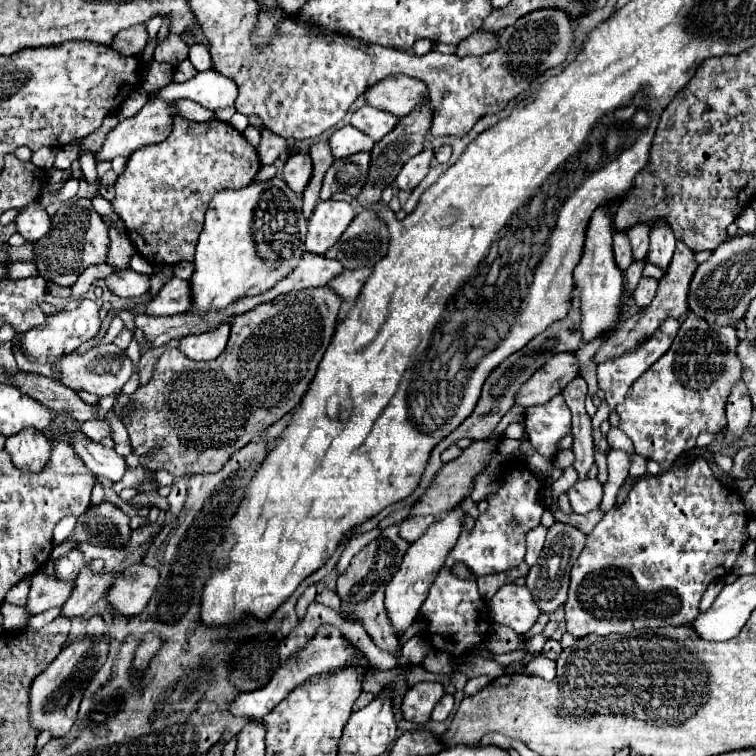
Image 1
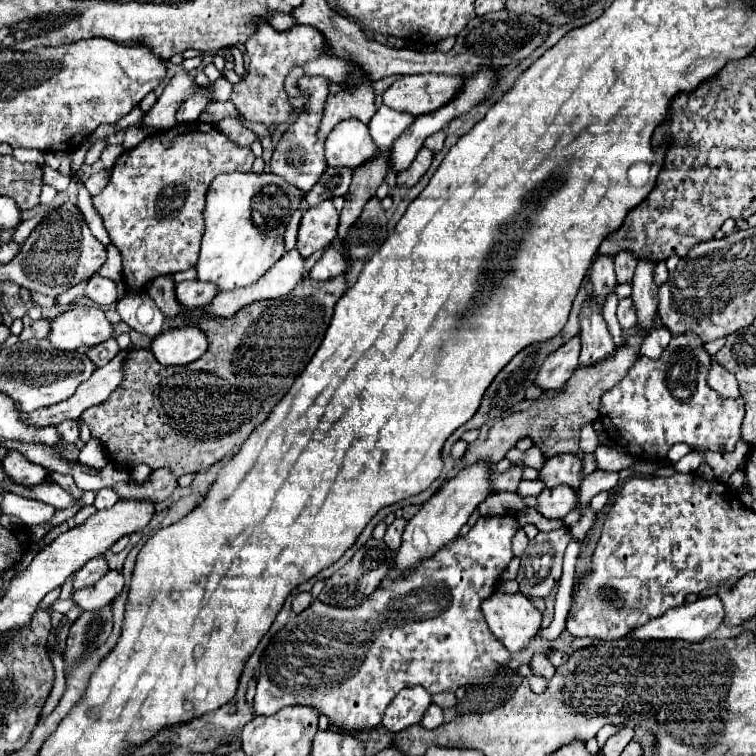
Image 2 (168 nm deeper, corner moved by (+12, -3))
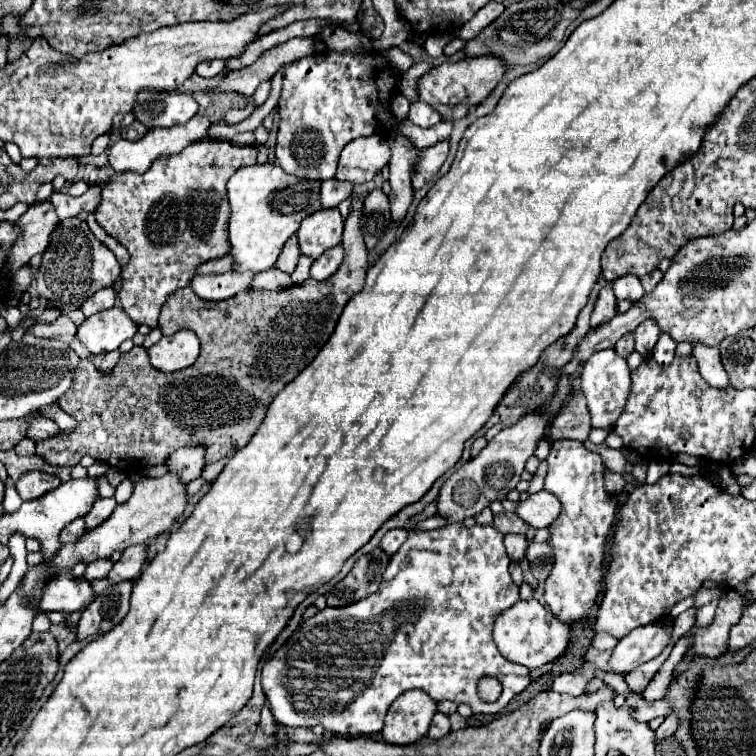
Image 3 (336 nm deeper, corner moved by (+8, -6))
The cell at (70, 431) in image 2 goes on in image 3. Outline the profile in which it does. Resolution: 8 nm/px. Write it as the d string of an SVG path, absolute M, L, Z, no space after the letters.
M40 418L40 422L34 422L32 430L28 432L28 436L34 438L36 442L40 442L40 440L48 440L48 438L54 438L54 436L58 436L58 434L60 434L58 424L56 424L54 420L44 420L44 418Z

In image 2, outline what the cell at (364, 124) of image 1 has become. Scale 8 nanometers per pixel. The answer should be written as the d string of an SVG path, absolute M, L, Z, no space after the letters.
M382 105L372 121L368 123L370 135L380 149L388 149L394 139L398 139L416 119L416 115L408 115L406 111L396 111Z

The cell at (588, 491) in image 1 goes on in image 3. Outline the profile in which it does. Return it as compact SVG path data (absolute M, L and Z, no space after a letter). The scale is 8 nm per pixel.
M540 490L536 494L530 494L526 500L522 500L518 510L520 510L520 518L530 522L530 526L548 528L560 516L562 504L546 490Z

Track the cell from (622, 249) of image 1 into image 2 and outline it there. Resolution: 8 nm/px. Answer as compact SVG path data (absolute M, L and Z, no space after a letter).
M598 255L590 269L590 283L592 283L592 299L596 299L598 307L604 305L606 297L616 289L616 275L614 275L614 261L610 255Z

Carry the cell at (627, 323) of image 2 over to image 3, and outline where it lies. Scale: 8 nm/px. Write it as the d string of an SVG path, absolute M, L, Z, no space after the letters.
M630 332L630 334L624 334L624 336L616 342L614 348L616 348L616 352L618 352L620 356L626 358L626 356L634 350L634 334L632 334L632 332Z

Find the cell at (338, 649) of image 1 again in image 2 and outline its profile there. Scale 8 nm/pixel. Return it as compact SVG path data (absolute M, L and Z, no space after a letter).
M512 515L482 517L482 519L478 519L478 523L466 535L452 539L448 545L444 545L440 551L436 551L436 555L424 559L422 567L416 567L412 575L400 575L398 571L390 569L388 577L384 579L384 585L380 585L380 589L376 589L372 595L368 595L368 599L364 599L364 603L360 603L360 607L328 607L326 603L314 601L300 615L292 615L290 621L282 627L282 633L278 631L270 639L270 643L264 649L264 655L260 659L256 697L254 697L254 705L252 705L254 713L258 713L258 715L274 715L276 711L280 711L282 707L288 707L288 705L310 705L310 707L316 707L316 711L320 711L322 715L326 715L328 721L330 721L330 725L334 725L334 727L338 727L342 731L348 731L348 733L350 731L368 731L368 729L376 727L382 721L388 703L398 695L398 691L402 691L406 687L422 685L428 693L434 695L434 693L444 693L444 691L456 691L458 687L466 687L466 685L494 685L496 673L502 667L508 667L508 663L512 661L512 655L488 631L488 625L484 621L480 603L484 599L488 599L496 591L502 571L506 569L506 565L514 557L512 549L510 549L510 541L512 541L514 533L516 533L516 519Z

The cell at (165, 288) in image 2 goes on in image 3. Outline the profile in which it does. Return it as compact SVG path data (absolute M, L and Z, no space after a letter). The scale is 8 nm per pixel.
M352 196L352 210L344 222L344 262L332 278L324 282L316 282L312 278L302 284L294 284L288 290L280 292L240 292L222 302L208 302L198 298L188 286L176 290L166 298L159 315L158 327L163 335L170 336L181 329L196 332L202 344L200 358L186 370L178 372L160 372L150 366L150 358L144 346L134 346L130 352L122 354L118 364L110 374L102 374L94 368L90 360L82 360L76 370L76 382L72 390L60 398L60 406L64 412L78 420L78 428L74 432L62 432L56 438L36 442L38 456L46 458L54 466L76 466L82 456L90 454L94 460L104 462L118 472L144 470L148 466L164 464L168 456L180 448L202 446L206 464L218 462L222 458L234 456L240 448L244 448L254 430L262 424L266 410L274 396L292 382L320 352L320 348L328 342L334 326L342 314L342 308L364 286L364 278L370 266L368 250L360 232L360 214L364 208L362 196Z

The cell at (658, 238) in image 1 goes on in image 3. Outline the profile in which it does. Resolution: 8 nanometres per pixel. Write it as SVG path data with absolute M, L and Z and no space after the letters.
M652 318L644 320L644 322L634 330L636 350L638 350L644 358L648 358L648 356L652 354L652 348L654 348L654 344L656 344L658 336L660 336L660 328L658 328L658 324L656 324Z

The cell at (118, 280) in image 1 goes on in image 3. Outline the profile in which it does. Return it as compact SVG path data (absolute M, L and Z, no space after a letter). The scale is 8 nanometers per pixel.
M100 288L96 294L92 294L84 304L82 304L82 312L84 316L92 316L94 312L112 308L116 300L116 292L112 288Z

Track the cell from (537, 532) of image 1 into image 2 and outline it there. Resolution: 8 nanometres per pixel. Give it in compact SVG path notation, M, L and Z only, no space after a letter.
M519 529L512 539L512 550L515 557L520 558L528 545L528 537L523 529Z

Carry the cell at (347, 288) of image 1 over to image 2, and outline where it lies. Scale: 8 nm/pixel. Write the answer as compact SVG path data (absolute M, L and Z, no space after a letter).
M328 247L328 249L324 249L322 257L316 261L316 265L310 269L308 275L316 281L326 281L344 271L346 271L346 261L344 261L342 253L336 247Z

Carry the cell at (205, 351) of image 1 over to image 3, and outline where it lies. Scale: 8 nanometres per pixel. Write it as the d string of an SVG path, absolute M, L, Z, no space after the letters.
M178 330L172 336L162 336L152 348L148 348L148 354L156 370L184 370L196 362L200 354L200 340L192 330Z

